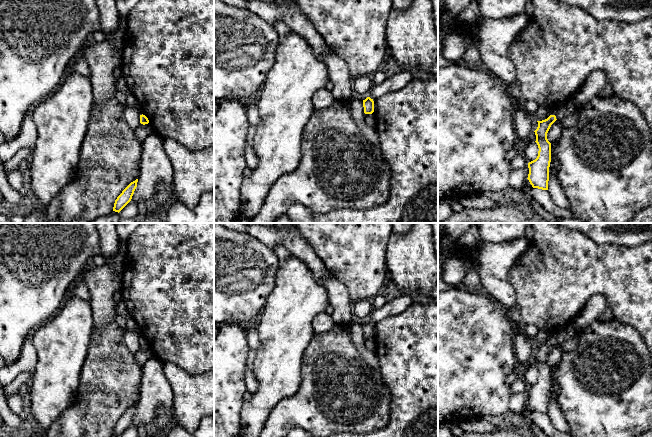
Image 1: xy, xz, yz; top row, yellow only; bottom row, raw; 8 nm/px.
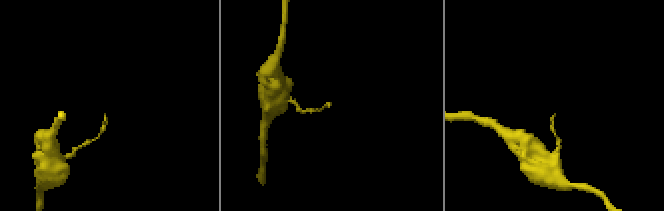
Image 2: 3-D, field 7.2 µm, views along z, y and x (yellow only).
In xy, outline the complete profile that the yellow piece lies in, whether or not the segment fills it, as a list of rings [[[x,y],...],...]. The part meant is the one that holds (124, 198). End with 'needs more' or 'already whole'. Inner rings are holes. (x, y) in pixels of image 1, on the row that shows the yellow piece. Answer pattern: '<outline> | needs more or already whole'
[[[138,179],[131,182],[117,197],[114,203],[113,211],[120,212],[132,199],[134,191],[137,187]]] | already whole

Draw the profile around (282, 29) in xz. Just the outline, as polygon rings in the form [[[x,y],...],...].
[[[282,19],[279,20],[274,27],[279,36],[279,41],[282,40],[288,33],[291,33],[293,31],[288,25],[284,23]]]

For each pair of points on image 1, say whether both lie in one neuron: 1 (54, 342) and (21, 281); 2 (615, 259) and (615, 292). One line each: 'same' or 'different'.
1: different
2: same

